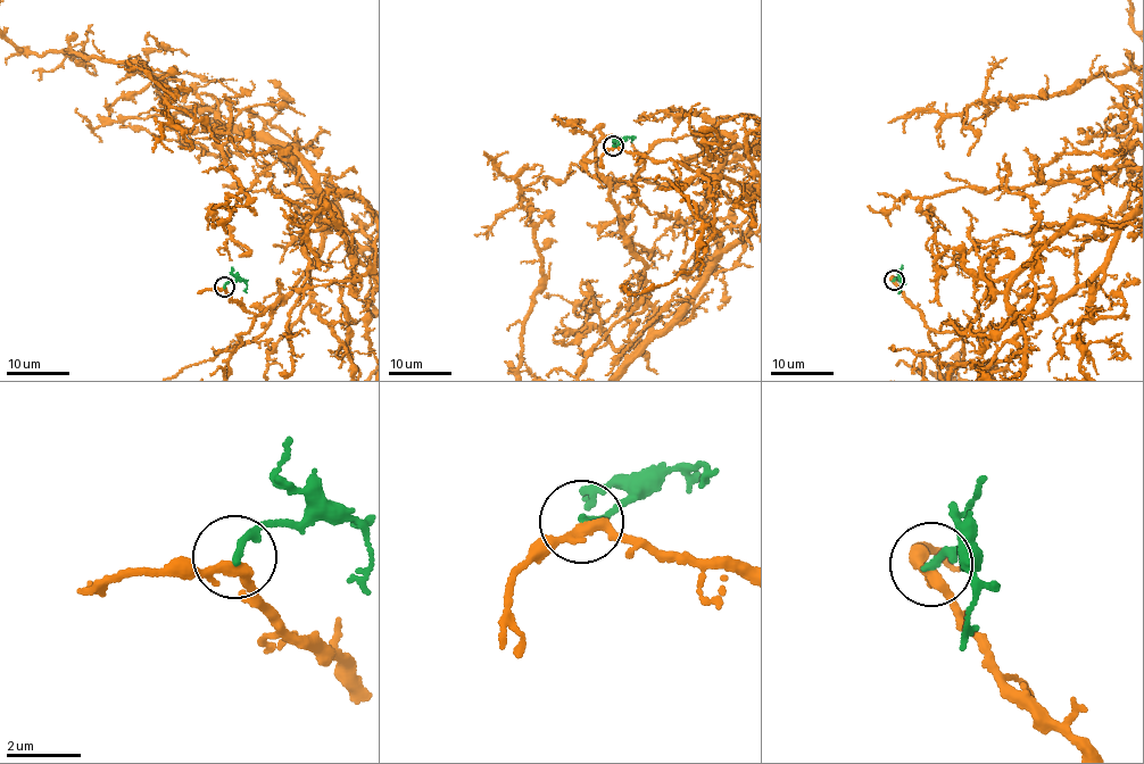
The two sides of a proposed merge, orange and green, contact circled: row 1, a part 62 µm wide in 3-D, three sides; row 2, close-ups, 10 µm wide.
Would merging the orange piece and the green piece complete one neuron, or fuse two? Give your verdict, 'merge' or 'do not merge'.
merge

